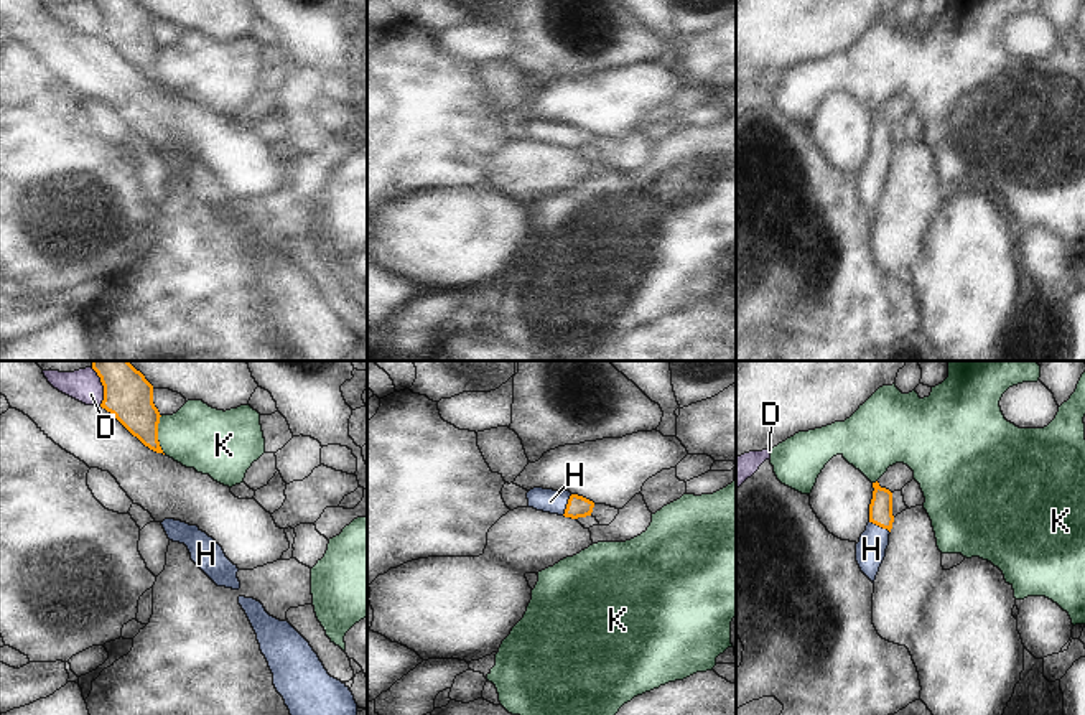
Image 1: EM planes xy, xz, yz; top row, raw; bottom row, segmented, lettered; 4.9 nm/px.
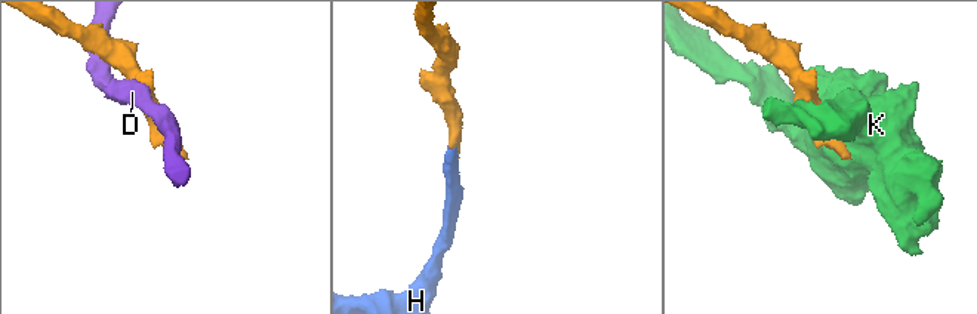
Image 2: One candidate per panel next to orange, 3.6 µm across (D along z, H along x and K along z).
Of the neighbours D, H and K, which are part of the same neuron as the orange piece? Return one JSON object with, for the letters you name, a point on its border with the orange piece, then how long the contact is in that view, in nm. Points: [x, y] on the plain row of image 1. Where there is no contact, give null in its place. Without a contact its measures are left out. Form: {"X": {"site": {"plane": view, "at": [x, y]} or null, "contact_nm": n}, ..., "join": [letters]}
{"H": {"site": {"plane": "xz", "at": [567, 135]}, "contact_nm": 120}, "join": ["H"]}

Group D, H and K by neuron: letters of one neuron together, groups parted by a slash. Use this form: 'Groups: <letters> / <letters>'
Groups: D / H / K

